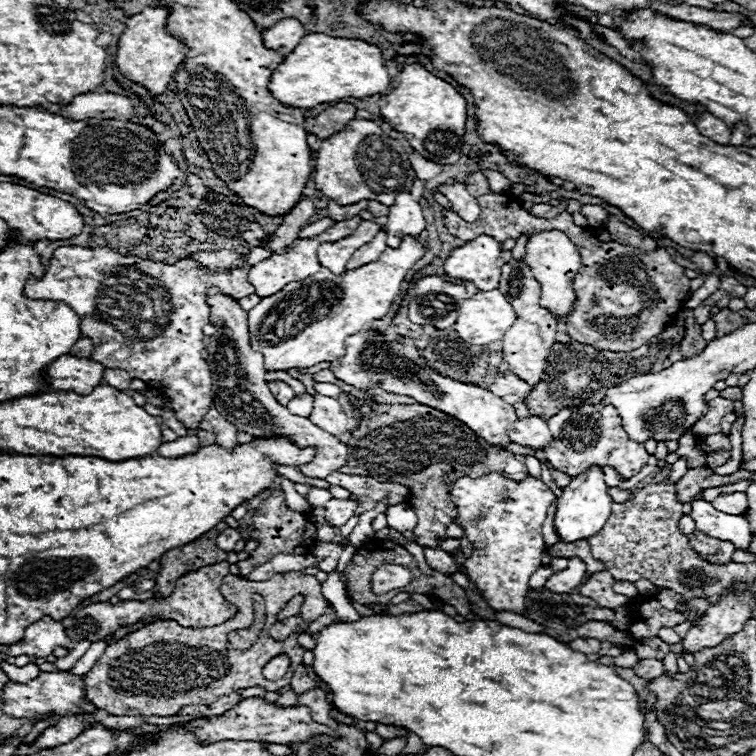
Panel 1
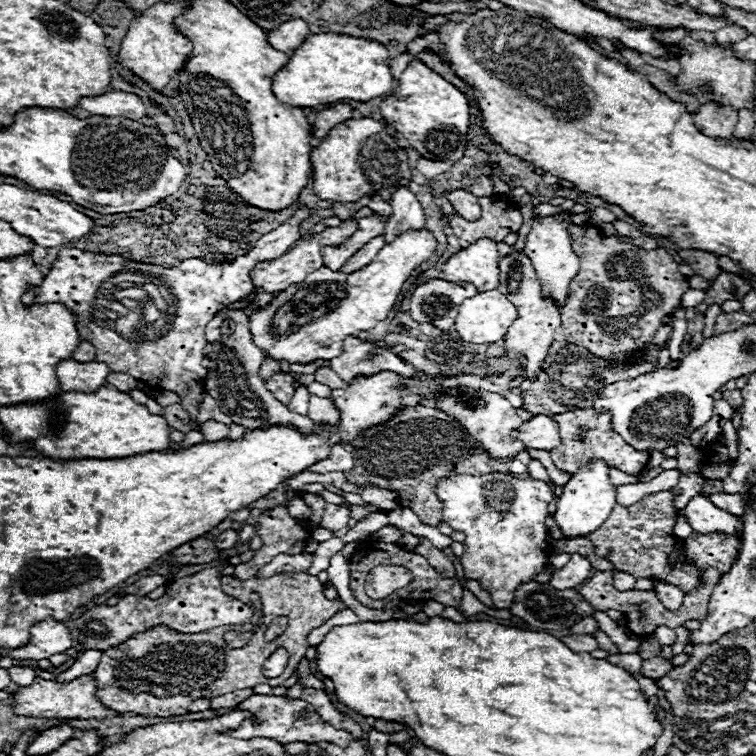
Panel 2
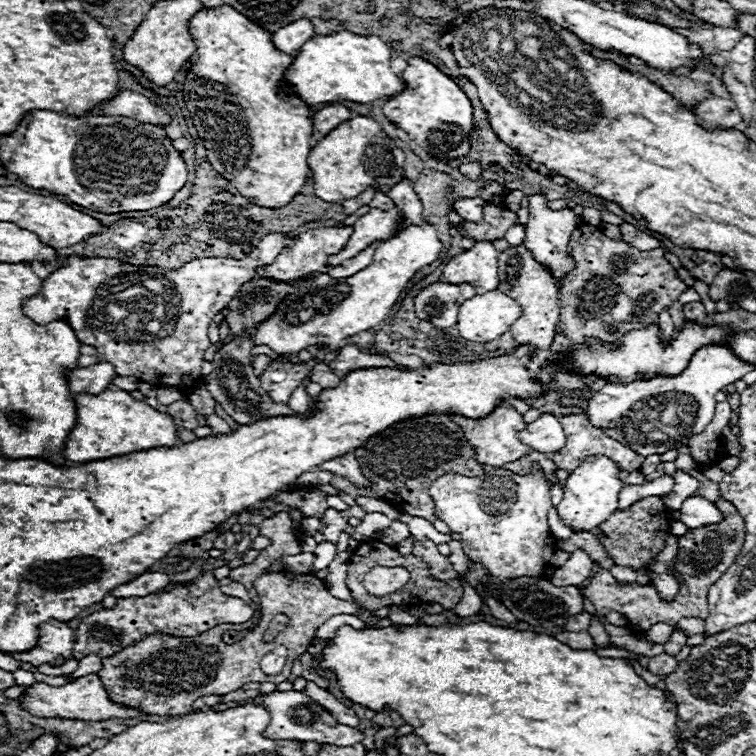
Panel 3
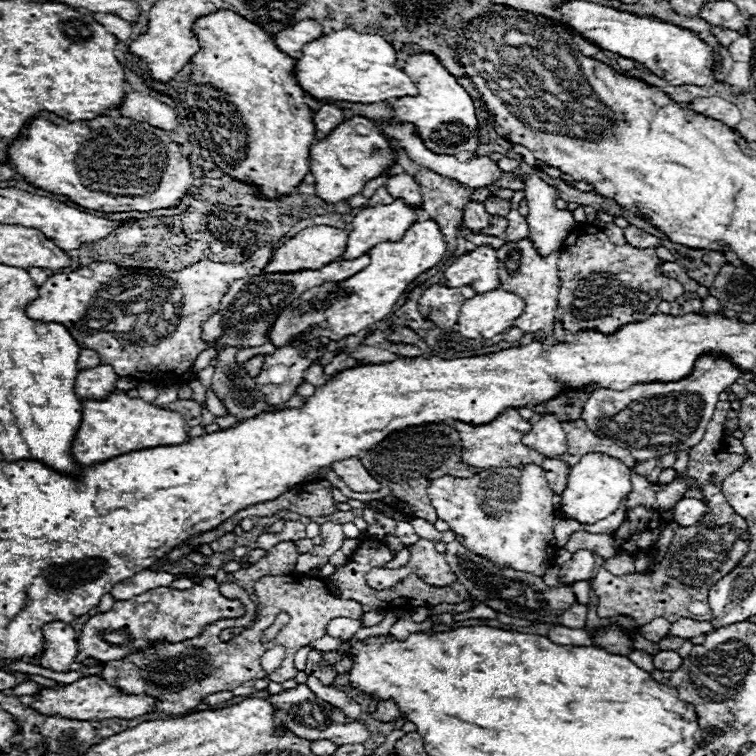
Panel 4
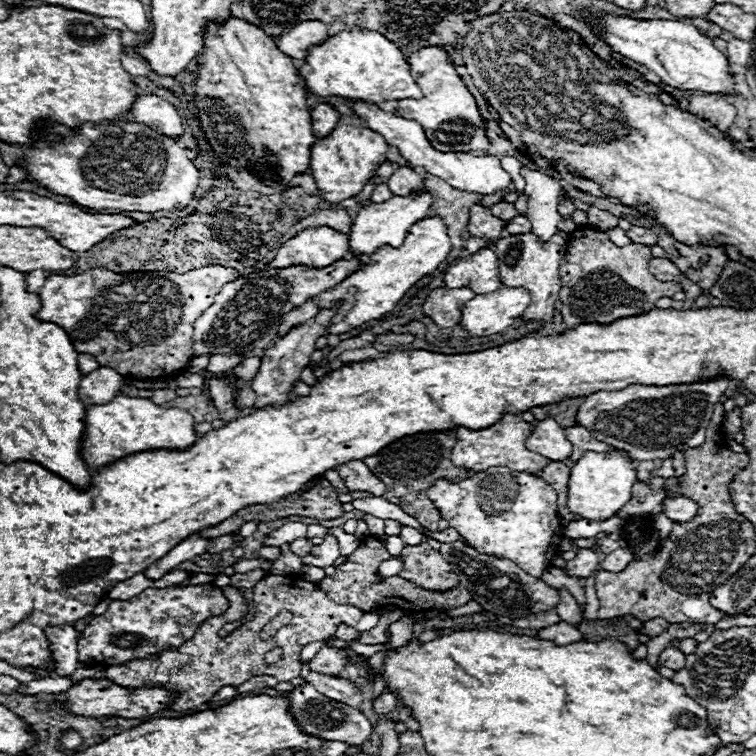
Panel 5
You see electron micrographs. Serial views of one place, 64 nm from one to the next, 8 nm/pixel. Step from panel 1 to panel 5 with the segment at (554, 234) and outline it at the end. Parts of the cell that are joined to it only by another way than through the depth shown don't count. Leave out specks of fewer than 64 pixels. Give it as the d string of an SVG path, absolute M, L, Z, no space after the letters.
M522 168L522 176L526 180L524 194L528 198L528 212L526 218L532 224L532 234L538 234L542 242L548 242L558 232L558 222L562 216L558 214L558 196L560 196L560 184L538 172Z

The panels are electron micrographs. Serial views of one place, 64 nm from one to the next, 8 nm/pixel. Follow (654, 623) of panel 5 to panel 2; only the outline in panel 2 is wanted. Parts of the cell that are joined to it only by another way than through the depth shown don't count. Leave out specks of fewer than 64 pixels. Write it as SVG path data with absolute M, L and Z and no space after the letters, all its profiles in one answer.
M659 626L650 637L657 640L662 645L670 646L676 641L675 631L667 626Z

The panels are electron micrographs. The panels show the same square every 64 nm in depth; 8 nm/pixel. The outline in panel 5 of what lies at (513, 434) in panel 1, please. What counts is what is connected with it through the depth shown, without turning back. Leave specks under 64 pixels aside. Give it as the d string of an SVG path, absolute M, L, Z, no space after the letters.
M554 418L538 420L526 440L526 448L546 456L548 460L566 460L572 452L572 446L564 436L564 428Z

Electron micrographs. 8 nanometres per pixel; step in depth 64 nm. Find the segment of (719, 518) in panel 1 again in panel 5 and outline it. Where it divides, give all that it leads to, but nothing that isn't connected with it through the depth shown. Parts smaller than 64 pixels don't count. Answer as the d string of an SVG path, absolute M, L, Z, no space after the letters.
M676 496L676 498L664 502L662 512L674 522L690 522L694 518L694 514L698 512L698 504L690 498Z

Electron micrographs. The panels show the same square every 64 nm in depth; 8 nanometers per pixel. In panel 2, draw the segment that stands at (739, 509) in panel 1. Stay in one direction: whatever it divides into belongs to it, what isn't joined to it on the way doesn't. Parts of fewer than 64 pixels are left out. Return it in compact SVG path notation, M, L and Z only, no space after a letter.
M715 493L709 497L710 501L722 510L736 516L744 514L745 499L741 494Z

